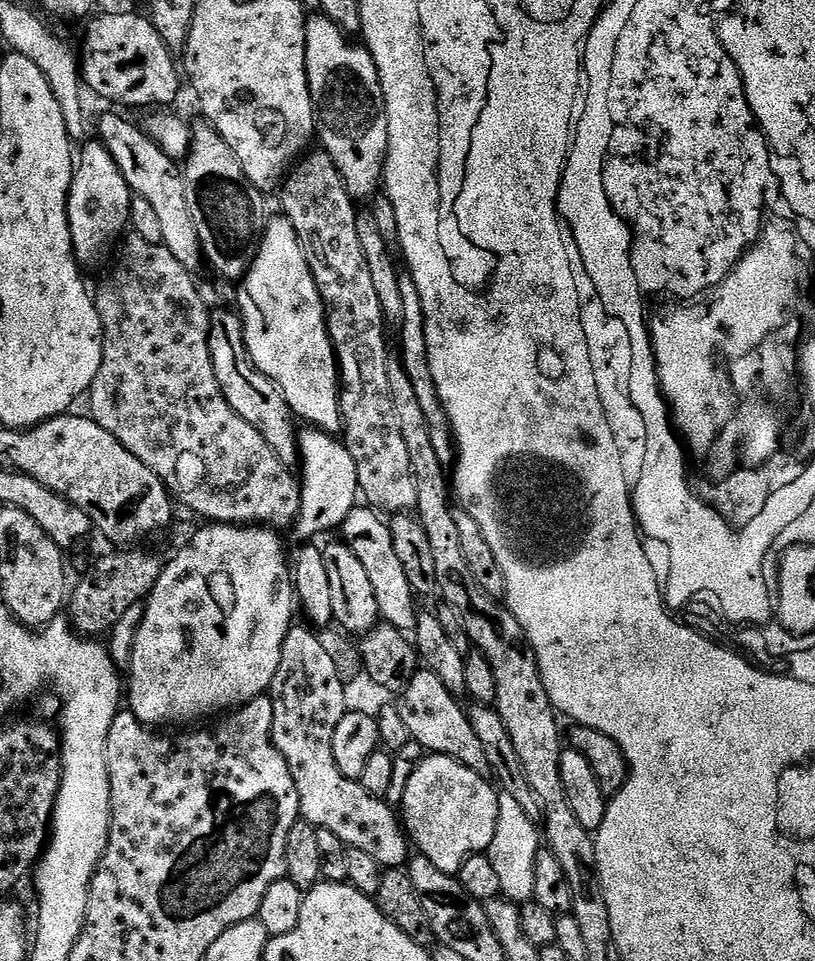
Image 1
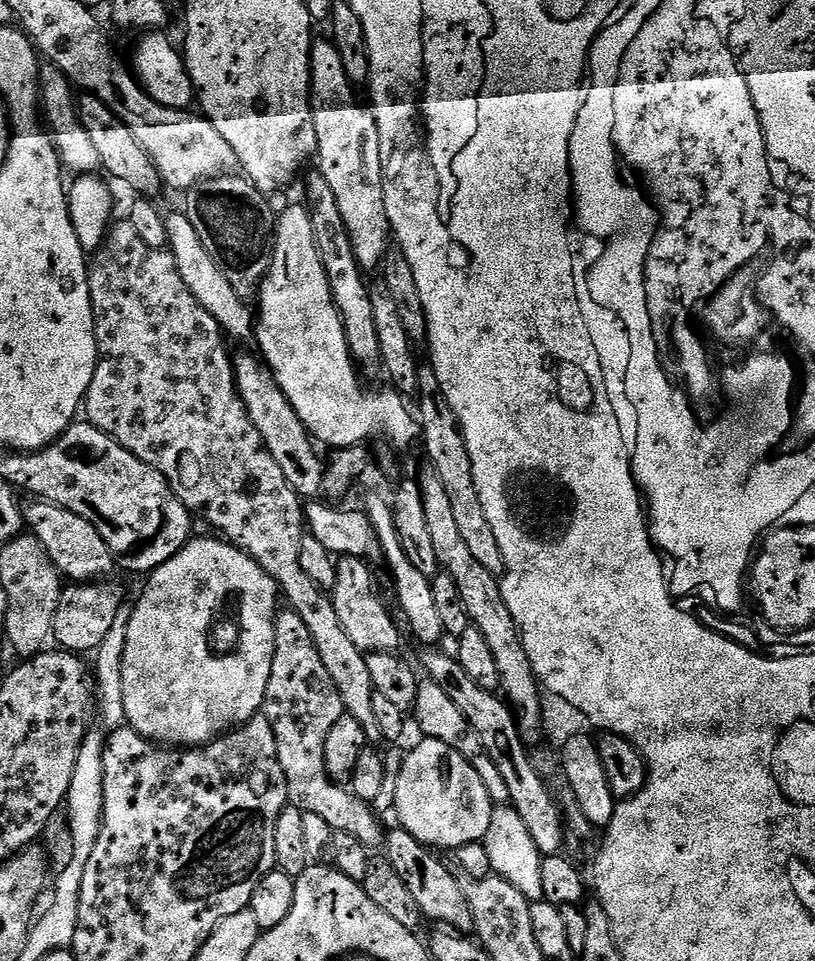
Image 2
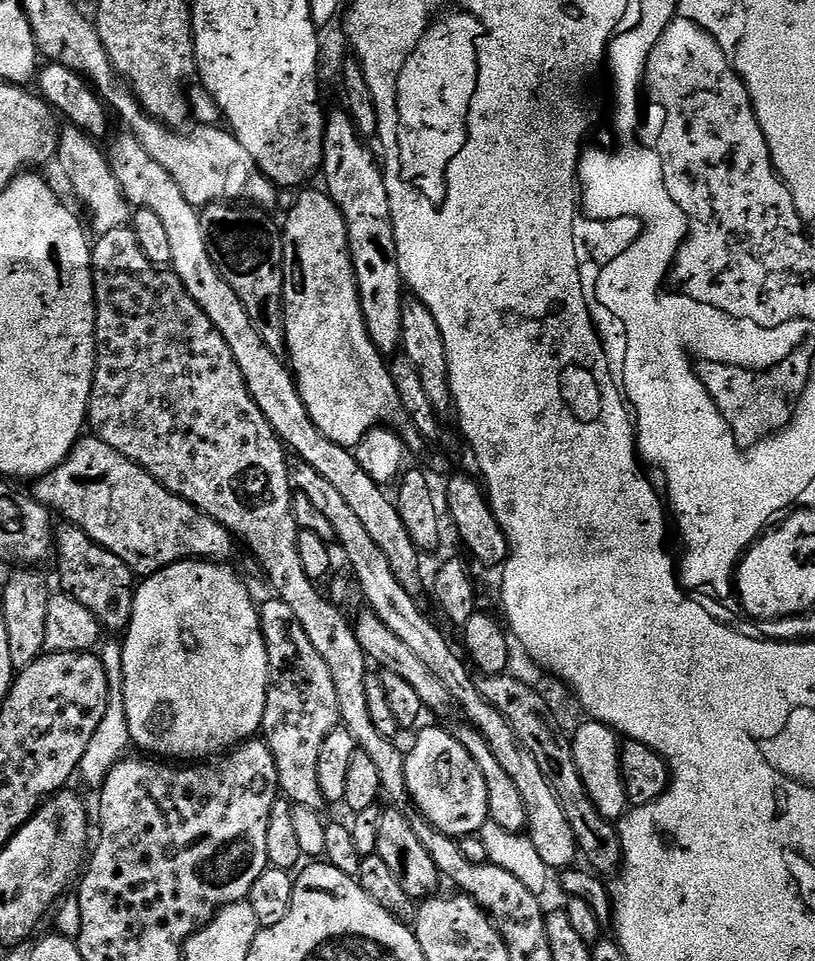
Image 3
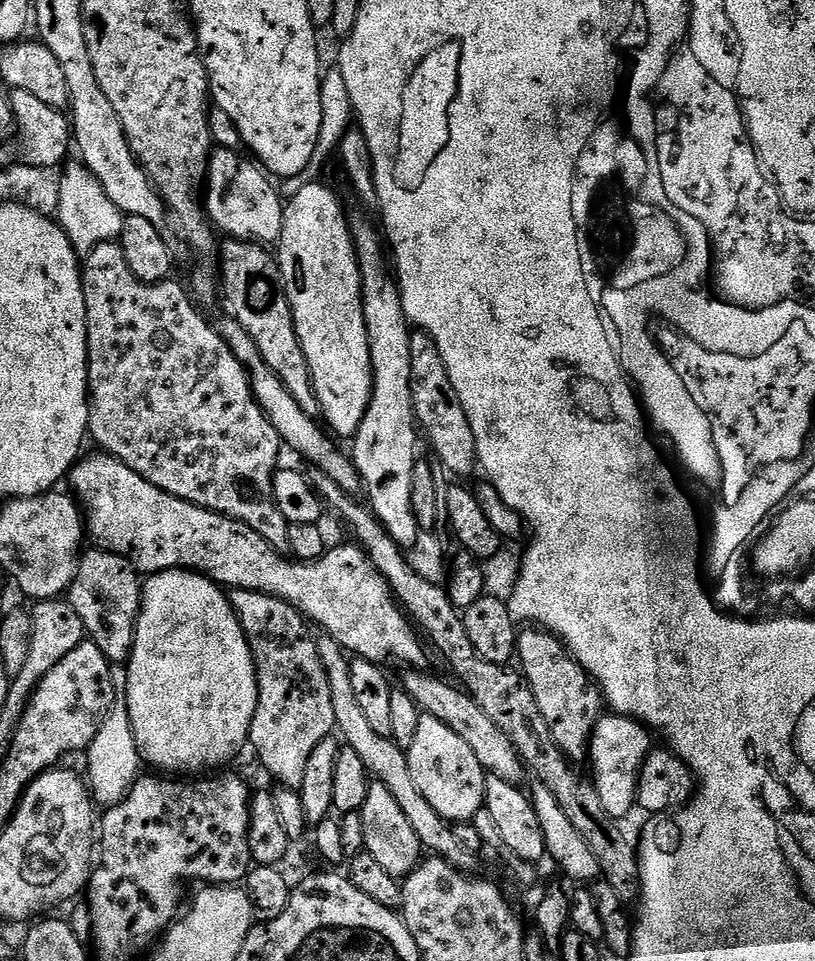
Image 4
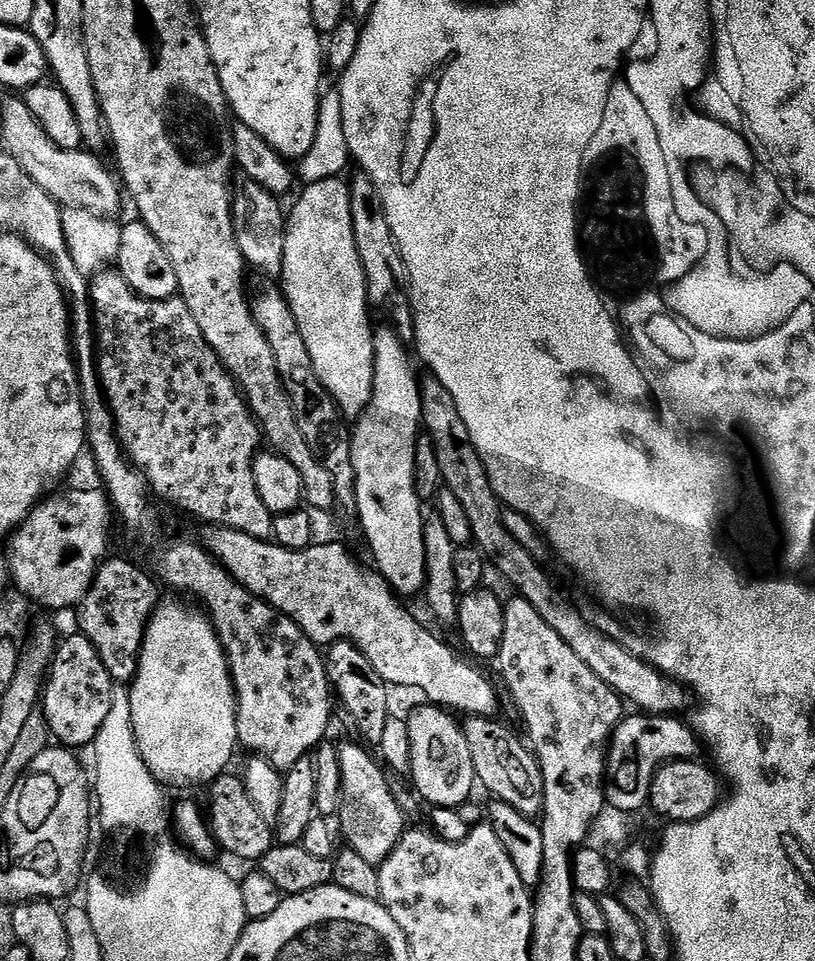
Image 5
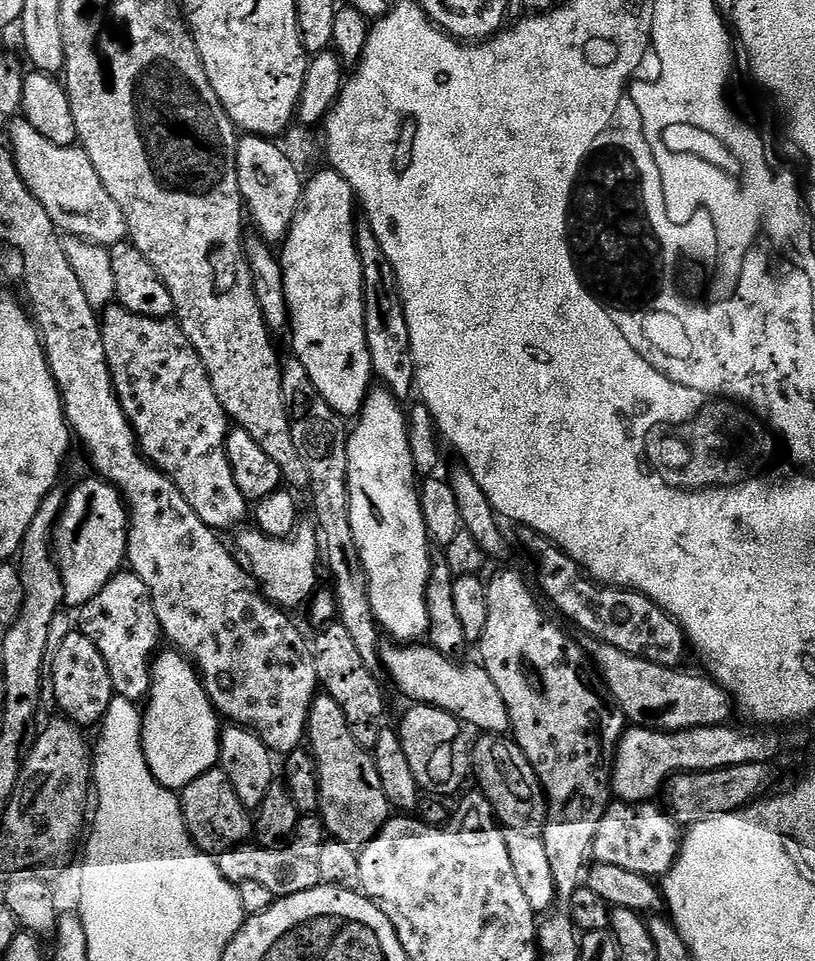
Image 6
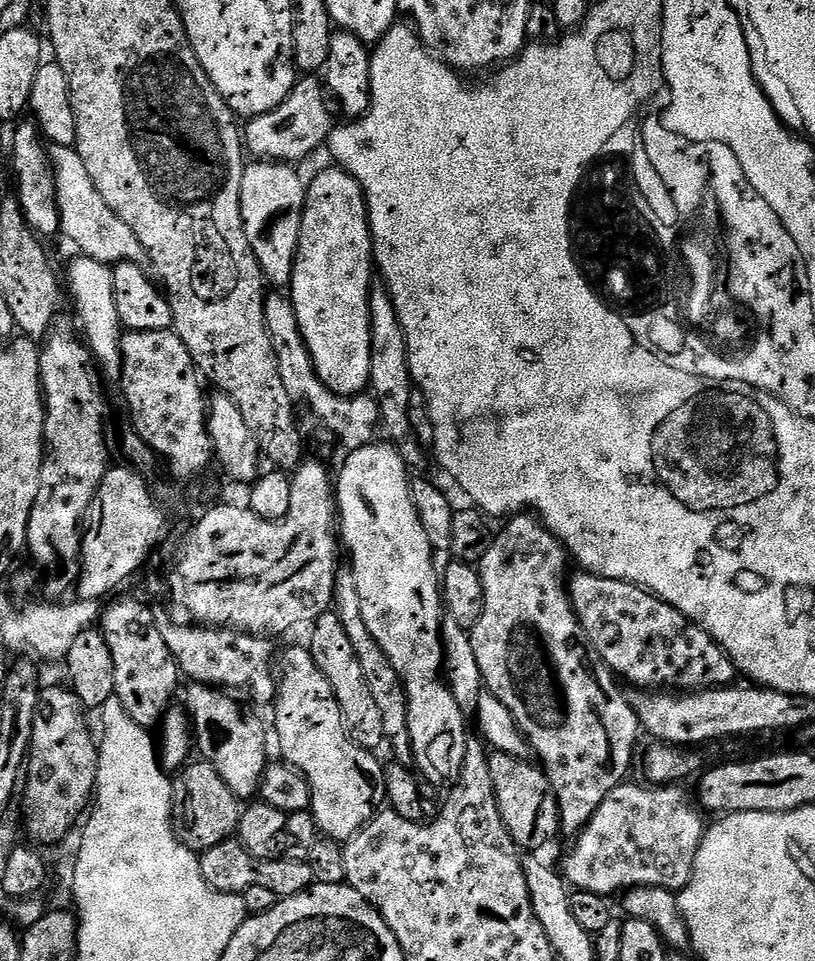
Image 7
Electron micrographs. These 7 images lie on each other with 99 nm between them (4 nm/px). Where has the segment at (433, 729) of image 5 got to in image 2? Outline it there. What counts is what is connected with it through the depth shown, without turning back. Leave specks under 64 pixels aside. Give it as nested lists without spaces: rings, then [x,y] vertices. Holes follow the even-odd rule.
[[[421,739],[416,749],[409,751],[398,776],[398,790],[394,809],[399,827],[405,828],[418,842],[422,842],[429,850],[460,849],[470,843],[481,843],[490,830],[490,822],[494,805],[486,786],[482,786],[482,778],[478,778],[478,770],[458,754],[446,742]]]

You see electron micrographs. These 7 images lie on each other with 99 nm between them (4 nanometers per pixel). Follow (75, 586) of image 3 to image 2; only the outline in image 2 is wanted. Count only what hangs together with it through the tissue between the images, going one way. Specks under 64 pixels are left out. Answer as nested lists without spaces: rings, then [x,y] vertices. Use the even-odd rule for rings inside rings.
[[[32,498],[29,501],[22,508],[25,525],[30,529],[31,535],[42,542],[42,548],[46,550],[46,554],[50,554],[50,560],[65,581],[73,585],[90,584],[103,581],[111,577],[108,575],[112,571],[117,571],[118,561],[115,555],[106,546],[106,542],[102,542],[102,534],[98,534],[98,530],[94,530],[94,526],[86,522],[86,518],[78,518],[78,514],[70,514],[70,510],[54,506],[45,500]]]

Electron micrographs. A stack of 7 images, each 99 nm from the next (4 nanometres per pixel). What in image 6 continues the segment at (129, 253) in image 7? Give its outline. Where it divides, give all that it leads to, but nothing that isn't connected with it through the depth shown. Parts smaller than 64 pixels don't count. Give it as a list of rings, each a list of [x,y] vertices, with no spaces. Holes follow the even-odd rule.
[[[23,118],[9,125],[8,134],[8,144],[22,182],[26,182],[30,194],[38,198],[61,233],[105,246],[122,244],[128,240],[126,214],[122,214],[118,202],[106,194],[106,186],[102,178],[98,178],[98,170],[94,170],[94,164],[83,148],[77,145],[58,146],[44,138],[40,131]]]

